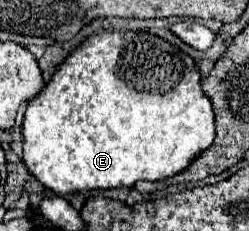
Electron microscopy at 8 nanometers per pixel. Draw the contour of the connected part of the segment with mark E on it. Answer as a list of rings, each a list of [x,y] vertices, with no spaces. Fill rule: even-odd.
[[[108,29],[88,37],[58,67],[42,93],[28,103],[22,161],[32,177],[58,195],[134,187],[136,181],[164,181],[184,171],[214,141],[212,103],[200,87],[196,63],[156,35]]]

